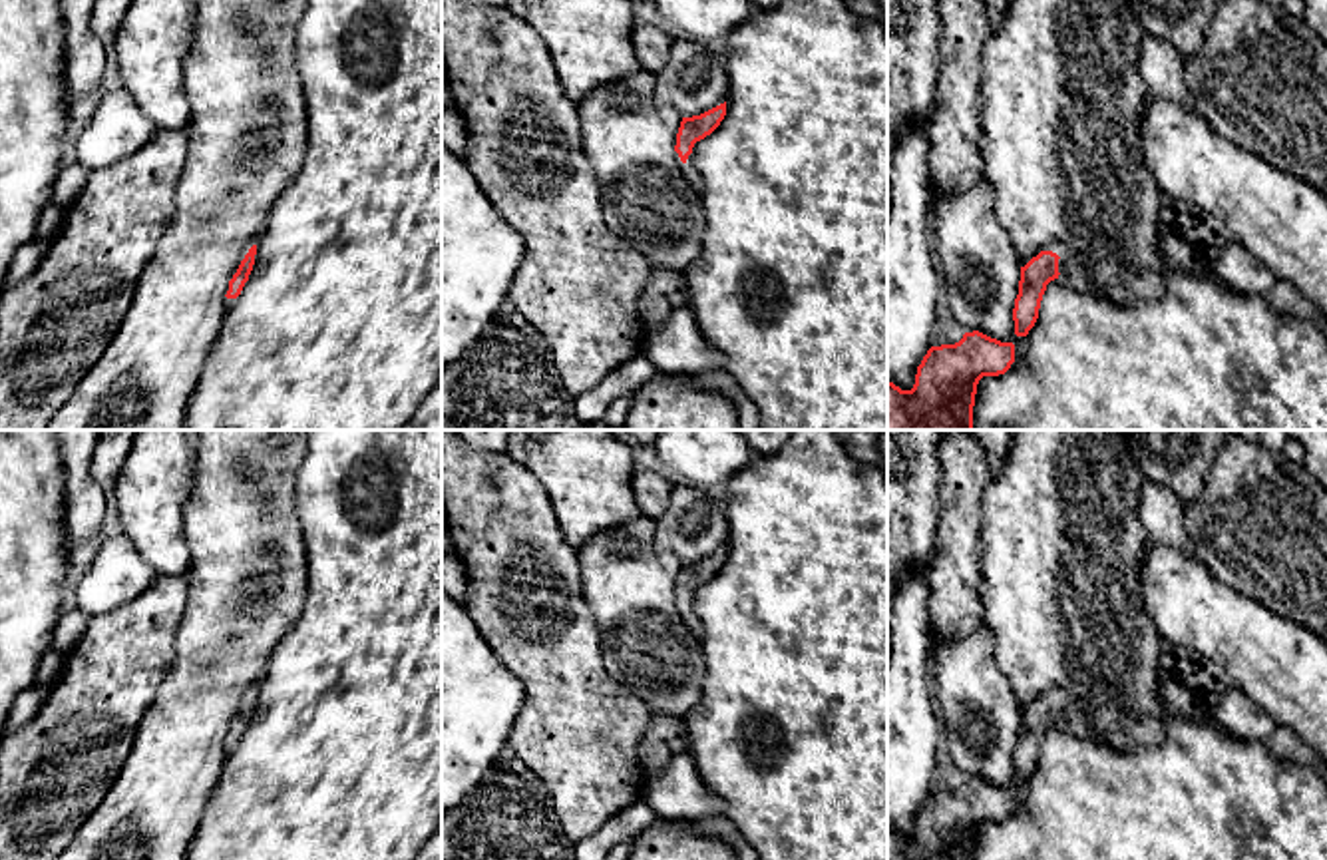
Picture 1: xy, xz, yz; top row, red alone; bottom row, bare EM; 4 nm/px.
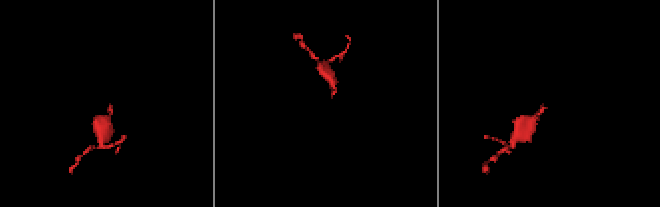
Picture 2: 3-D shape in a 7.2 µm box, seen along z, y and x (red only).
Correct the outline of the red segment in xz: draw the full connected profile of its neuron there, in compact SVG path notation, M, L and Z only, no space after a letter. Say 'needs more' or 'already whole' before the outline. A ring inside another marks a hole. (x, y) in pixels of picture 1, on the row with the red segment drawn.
needs more | M726 102L700 115L682 117L676 133L676 145L674 145L676 165L698 195L702 195L702 177L694 167L692 147L696 141L710 135L720 125L724 115L726 115Z

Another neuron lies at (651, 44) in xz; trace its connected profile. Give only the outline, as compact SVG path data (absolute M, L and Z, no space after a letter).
M635 22L631 30L635 58L649 74L657 74L668 60L674 40L653 24Z

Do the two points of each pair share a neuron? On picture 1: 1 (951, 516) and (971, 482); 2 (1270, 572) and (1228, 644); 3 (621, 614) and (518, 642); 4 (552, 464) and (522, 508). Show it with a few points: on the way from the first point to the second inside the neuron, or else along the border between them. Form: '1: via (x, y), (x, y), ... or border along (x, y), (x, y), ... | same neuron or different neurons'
1: via (959, 508), (959, 494), (963, 490) | same neuron
2: border along (1212, 574), (1294, 622) | different neurons
3: border along (579, 578), (605, 667) | different neurons
4: border along (504, 452), (522, 462), (540, 482), (558, 526) | different neurons

